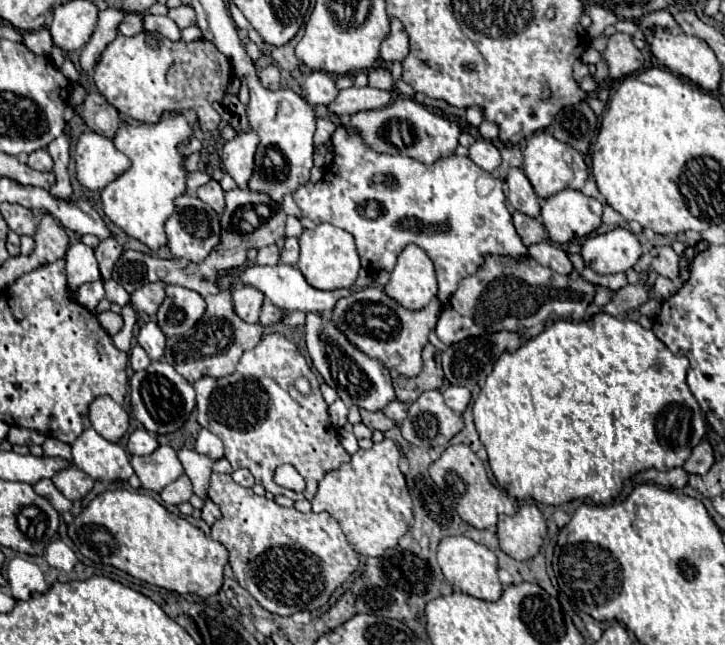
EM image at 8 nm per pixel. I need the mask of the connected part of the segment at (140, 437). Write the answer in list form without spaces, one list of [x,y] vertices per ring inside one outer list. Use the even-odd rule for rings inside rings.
[[[137,429],[131,433],[127,447],[129,447],[131,455],[149,455],[159,447],[159,443],[153,433],[149,433],[145,429]]]

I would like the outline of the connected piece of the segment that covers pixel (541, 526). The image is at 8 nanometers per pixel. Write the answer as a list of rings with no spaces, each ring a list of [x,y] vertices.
[[[523,505],[513,517],[499,515],[499,545],[509,557],[517,561],[533,559],[539,553],[545,535],[547,525],[543,521],[541,511],[535,505]]]

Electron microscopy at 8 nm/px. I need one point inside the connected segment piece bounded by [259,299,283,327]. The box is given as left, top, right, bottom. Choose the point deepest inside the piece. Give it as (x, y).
(269, 314)

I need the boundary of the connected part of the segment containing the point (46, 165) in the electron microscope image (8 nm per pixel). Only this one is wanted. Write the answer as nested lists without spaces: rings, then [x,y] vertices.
[[[43,149],[33,151],[33,153],[29,155],[27,165],[29,165],[31,169],[35,169],[35,171],[53,171],[53,159],[51,159],[51,155],[45,153]]]

